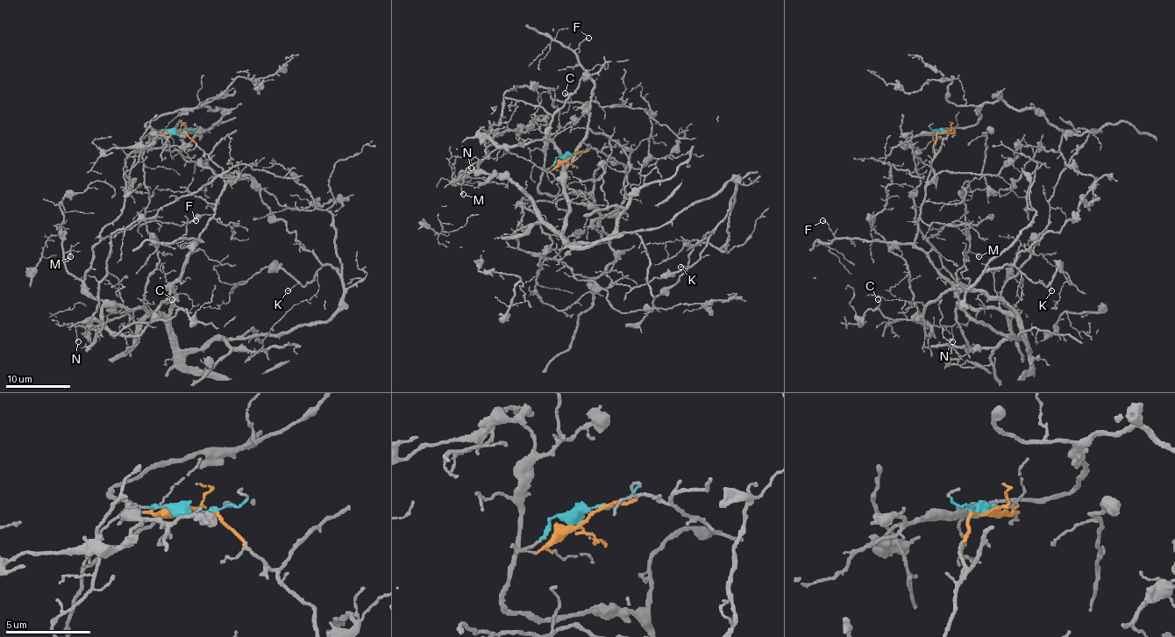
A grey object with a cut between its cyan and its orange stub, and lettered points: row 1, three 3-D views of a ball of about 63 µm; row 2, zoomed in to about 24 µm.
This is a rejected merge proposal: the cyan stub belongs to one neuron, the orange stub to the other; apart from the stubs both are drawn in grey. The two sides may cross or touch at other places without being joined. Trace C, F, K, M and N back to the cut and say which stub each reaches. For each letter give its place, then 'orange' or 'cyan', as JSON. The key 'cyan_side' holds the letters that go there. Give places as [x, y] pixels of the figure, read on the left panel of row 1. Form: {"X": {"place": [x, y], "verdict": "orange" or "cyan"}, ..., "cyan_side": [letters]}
{"C": {"place": [172, 299], "verdict": "orange"}, "F": {"place": [195, 220], "verdict": "orange"}, "K": {"place": [288, 290], "verdict": "orange"}, "M": {"place": [70, 256], "verdict": "orange"}, "N": {"place": [78, 341], "verdict": "orange"}, "cyan_side": []}

